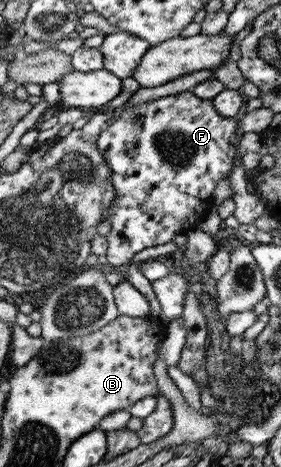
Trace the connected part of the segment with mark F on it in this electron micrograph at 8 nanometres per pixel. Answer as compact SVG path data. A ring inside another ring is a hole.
M185 91L177 94L172 94L167 97L161 97L157 100L143 102L141 104L133 104L133 106L123 107L114 117L106 124L106 127L101 130L99 138L97 138L97 147L101 151L108 167L111 169L111 181L115 187L115 198L111 204L111 216L109 216L109 223L111 224L111 231L107 236L109 247L106 253L108 263L111 265L125 265L131 262L131 259L147 249L147 247L157 247L157 245L165 245L172 241L177 234L189 233L191 230L198 228L201 220L204 219L207 213L214 205L212 193L217 187L221 179L227 179L236 159L241 155L237 144L239 137L237 136L237 118L223 117L219 115L217 109L213 105L213 101L196 97L191 91Z

